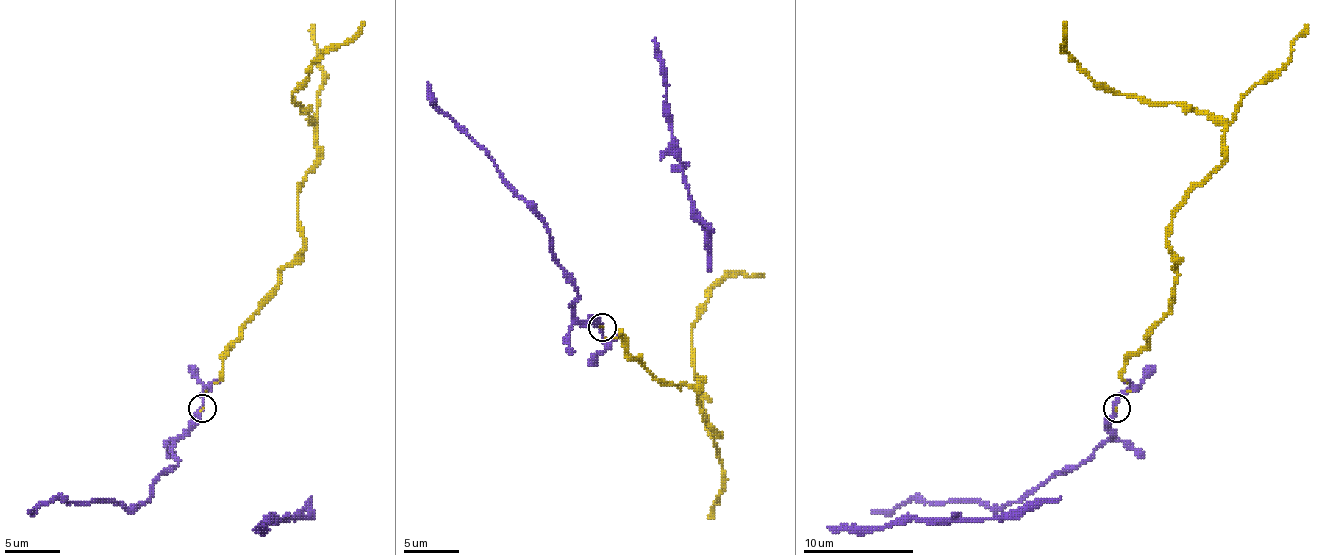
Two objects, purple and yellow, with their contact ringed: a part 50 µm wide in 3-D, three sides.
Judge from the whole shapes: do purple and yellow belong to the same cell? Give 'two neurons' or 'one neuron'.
one neuron

